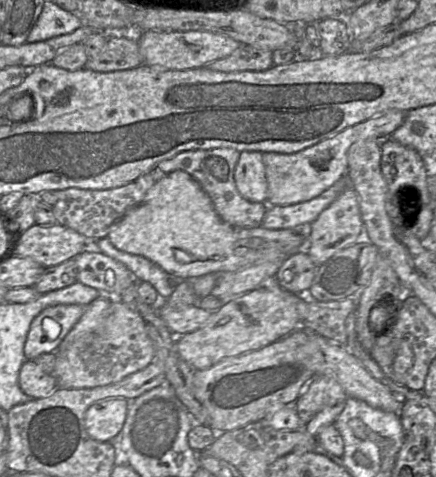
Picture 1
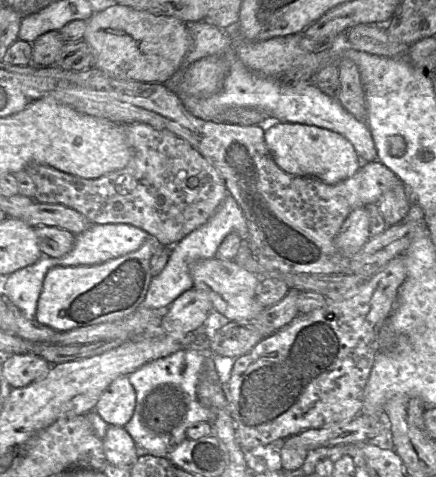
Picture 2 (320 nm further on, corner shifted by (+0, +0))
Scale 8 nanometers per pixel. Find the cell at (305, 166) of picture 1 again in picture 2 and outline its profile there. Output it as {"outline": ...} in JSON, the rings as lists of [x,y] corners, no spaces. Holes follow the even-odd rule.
{"outline":[[[278,121],[267,123],[264,140],[276,164],[286,173],[313,177],[326,184],[337,184],[360,168],[363,161],[343,135],[317,126]]]}

